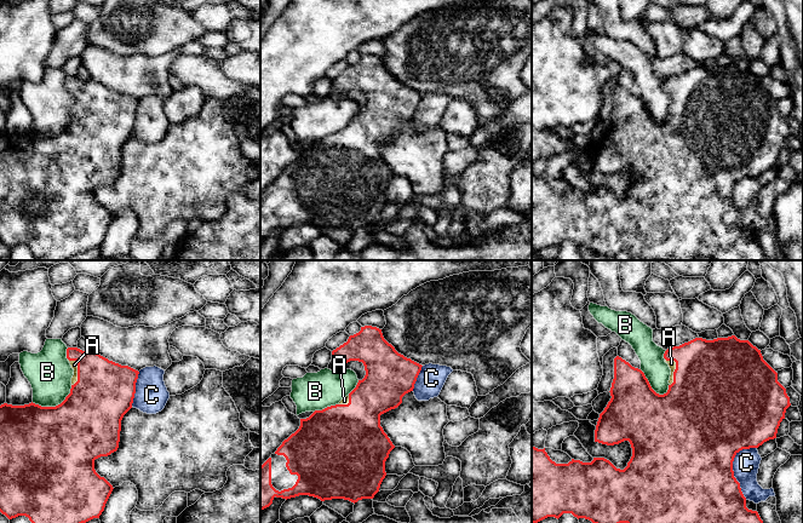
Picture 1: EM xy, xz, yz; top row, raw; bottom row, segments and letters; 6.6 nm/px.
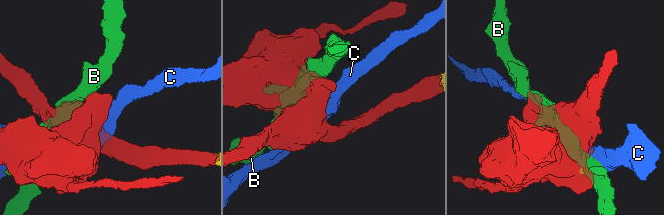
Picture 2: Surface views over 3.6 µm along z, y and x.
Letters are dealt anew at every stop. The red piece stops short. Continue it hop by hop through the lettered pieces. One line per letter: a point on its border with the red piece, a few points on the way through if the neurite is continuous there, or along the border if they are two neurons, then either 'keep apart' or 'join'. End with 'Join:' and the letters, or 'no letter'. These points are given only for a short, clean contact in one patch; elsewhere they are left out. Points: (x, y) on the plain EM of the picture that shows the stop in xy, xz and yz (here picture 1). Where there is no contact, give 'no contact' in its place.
A: contact xy (78, 98); join
B: contact xy (56, 134); keep apart
C: contact yz (732, 196); keep apart
Join: A

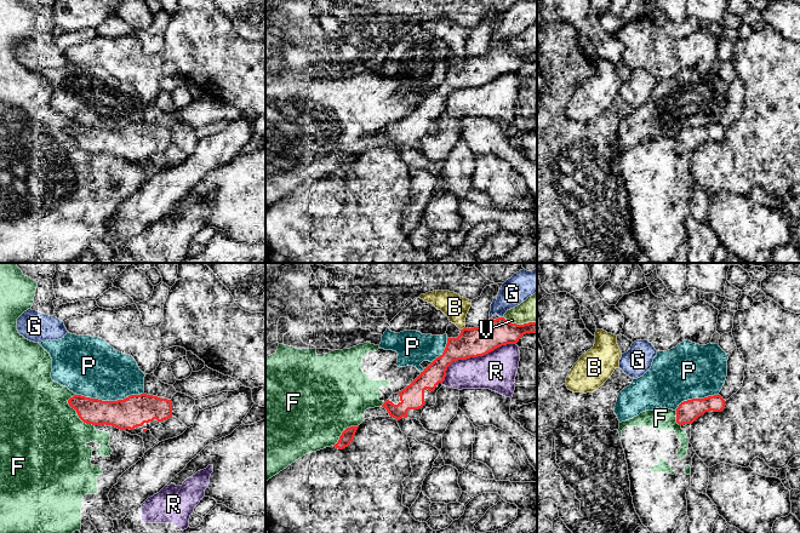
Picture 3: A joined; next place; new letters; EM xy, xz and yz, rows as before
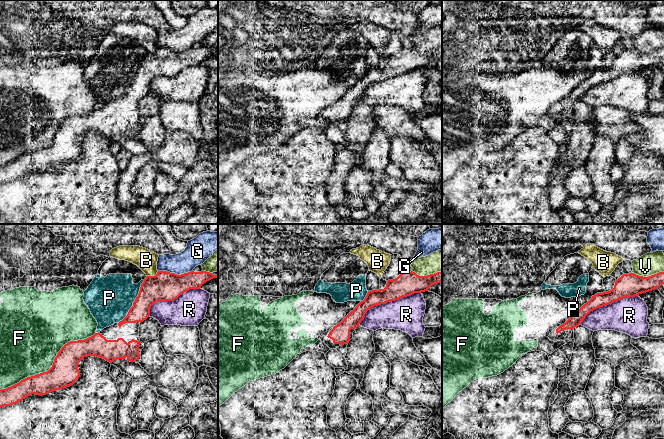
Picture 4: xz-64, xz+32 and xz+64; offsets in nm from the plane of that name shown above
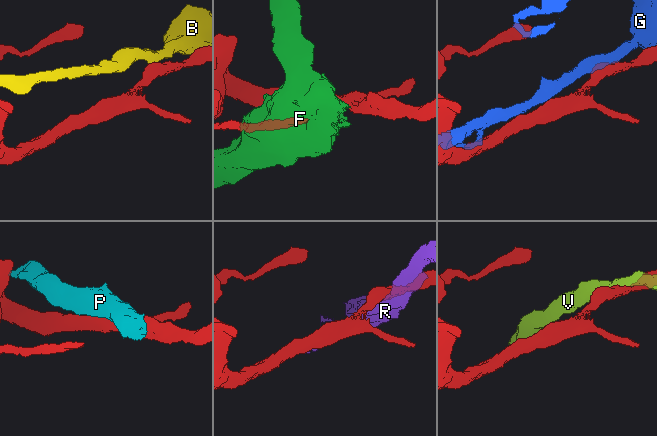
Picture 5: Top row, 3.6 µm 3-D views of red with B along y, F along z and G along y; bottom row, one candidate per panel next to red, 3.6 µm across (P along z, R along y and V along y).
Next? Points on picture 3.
B: contact xz (463, 57); border xz (464, 55), (461, 58); keep apart
F: contact xy (78, 143); keep apart
G: contact xz (501, 46); keep apart
P: contact xy (109, 130); keep apart
R: contact xz (474, 85); keep apart
V: contact xz (520, 53); keep apart
Join: no letter

